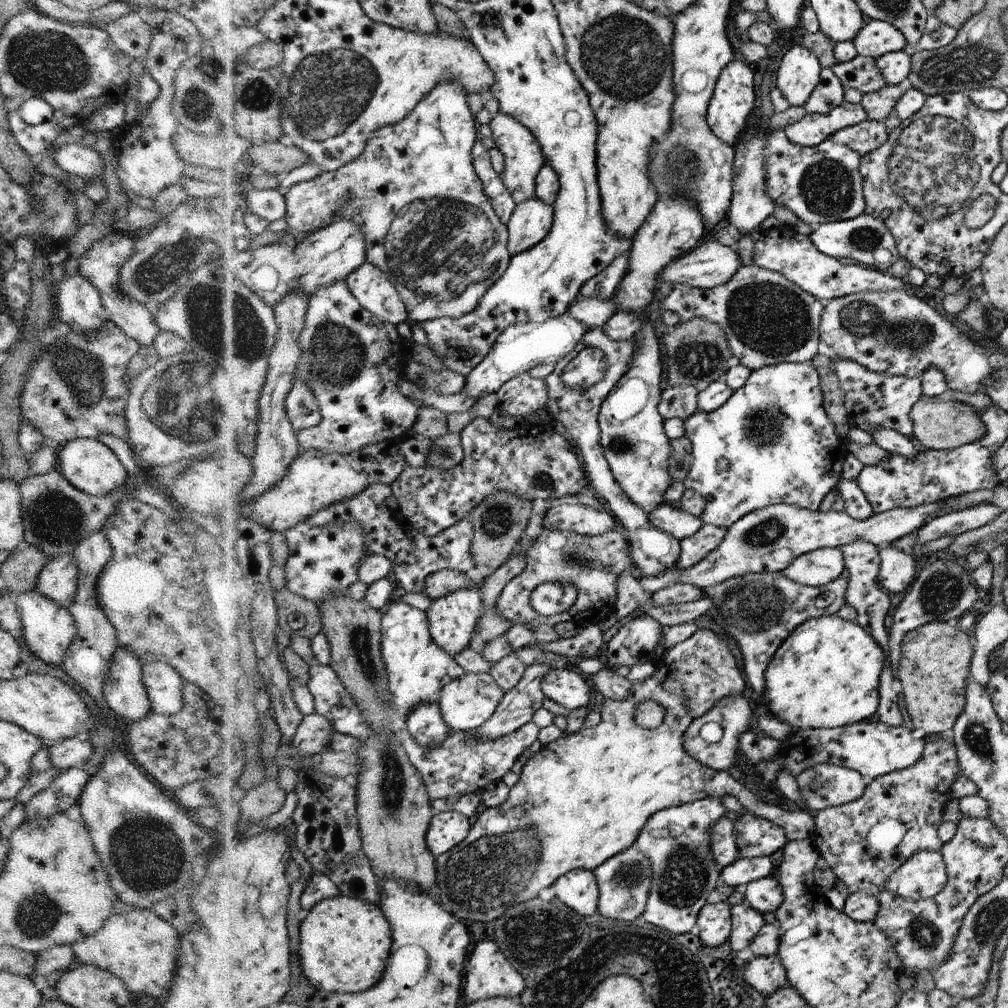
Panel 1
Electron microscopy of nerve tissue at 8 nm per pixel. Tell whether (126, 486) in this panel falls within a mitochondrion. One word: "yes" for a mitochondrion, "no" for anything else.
no

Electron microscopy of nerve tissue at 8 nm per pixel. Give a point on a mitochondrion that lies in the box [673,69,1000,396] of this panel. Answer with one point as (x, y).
(939, 145)

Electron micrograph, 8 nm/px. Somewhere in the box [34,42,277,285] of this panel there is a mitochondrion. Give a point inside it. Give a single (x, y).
(197, 105)

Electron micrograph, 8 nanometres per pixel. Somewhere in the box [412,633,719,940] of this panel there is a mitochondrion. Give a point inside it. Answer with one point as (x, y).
(476, 879)

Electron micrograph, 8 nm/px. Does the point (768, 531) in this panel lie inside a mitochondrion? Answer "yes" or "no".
yes

